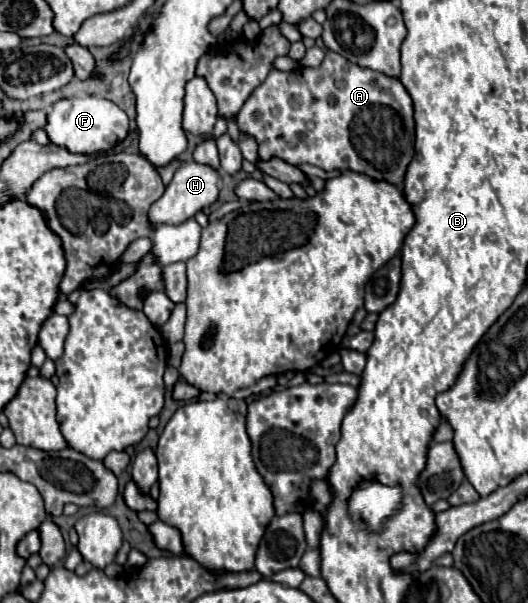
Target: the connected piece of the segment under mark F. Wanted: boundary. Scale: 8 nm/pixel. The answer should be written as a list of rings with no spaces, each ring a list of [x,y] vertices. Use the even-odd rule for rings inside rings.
[[[103,97],[61,99],[53,105],[53,111],[47,117],[45,131],[55,145],[67,147],[71,153],[97,153],[115,147],[127,137],[129,119],[123,109]]]

